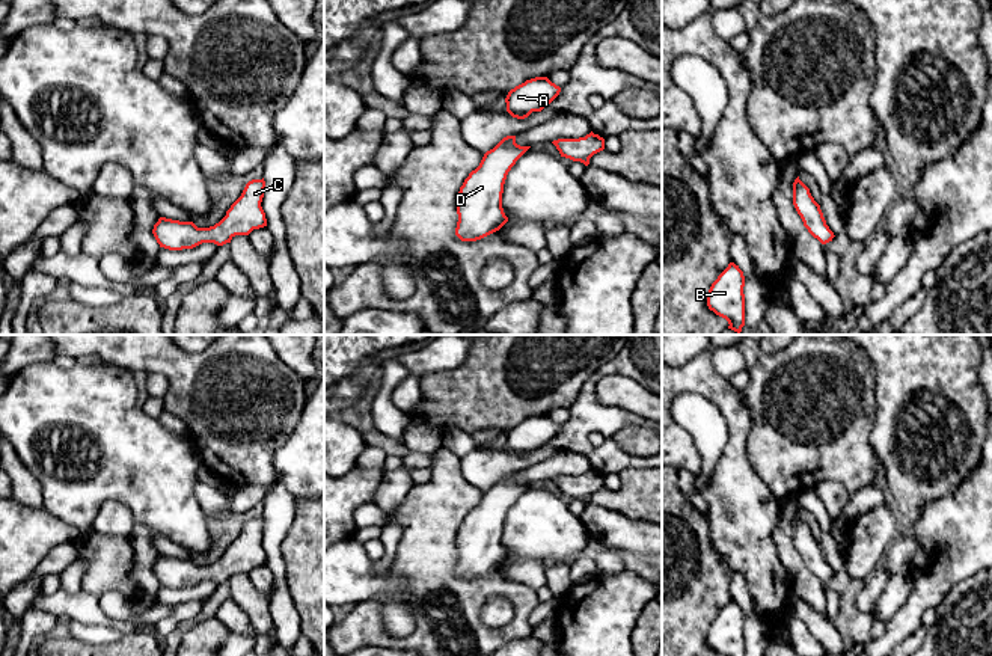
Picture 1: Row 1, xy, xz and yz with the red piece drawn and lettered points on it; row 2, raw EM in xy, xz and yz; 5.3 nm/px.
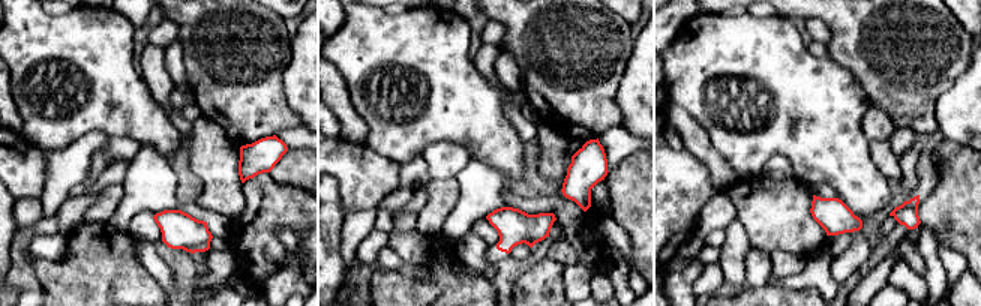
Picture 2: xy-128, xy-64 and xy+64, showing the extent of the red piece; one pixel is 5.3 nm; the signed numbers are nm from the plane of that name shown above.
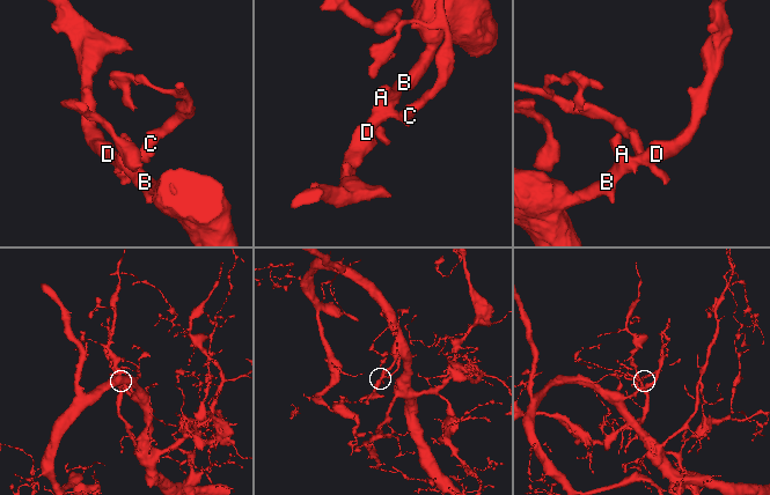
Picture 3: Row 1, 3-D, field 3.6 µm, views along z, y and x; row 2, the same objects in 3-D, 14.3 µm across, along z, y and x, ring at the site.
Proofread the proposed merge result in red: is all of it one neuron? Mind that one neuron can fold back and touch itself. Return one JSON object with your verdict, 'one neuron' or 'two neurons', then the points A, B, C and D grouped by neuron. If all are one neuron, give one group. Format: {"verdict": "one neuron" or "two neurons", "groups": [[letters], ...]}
{"verdict": "one neuron", "groups": [["A", "B", "C", "D"]]}

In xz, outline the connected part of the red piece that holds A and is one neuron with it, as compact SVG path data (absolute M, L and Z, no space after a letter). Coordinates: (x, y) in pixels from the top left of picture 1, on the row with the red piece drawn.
M535 77L511 89L505 98L507 112L517 119L541 112L561 92L561 87L547 77Z

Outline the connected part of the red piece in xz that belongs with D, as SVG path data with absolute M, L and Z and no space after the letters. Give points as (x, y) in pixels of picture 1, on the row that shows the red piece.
M507 136L484 154L479 166L464 179L457 196L455 235L461 241L481 240L508 222L502 208L504 184L529 148L517 145L516 136Z

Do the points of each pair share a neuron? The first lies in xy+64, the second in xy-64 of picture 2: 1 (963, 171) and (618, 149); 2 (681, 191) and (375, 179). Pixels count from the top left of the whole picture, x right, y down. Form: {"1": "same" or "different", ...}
{"1": "different", "2": "same"}

